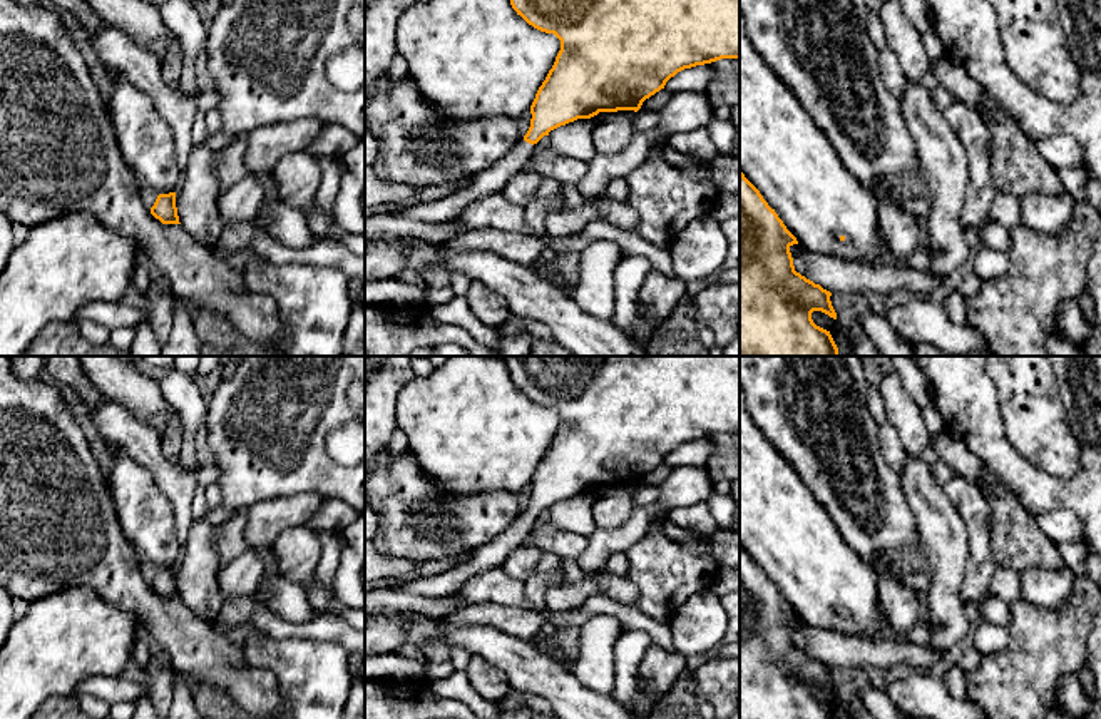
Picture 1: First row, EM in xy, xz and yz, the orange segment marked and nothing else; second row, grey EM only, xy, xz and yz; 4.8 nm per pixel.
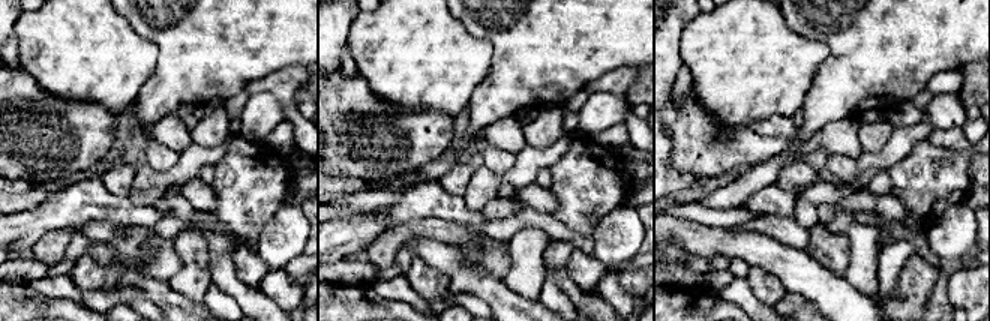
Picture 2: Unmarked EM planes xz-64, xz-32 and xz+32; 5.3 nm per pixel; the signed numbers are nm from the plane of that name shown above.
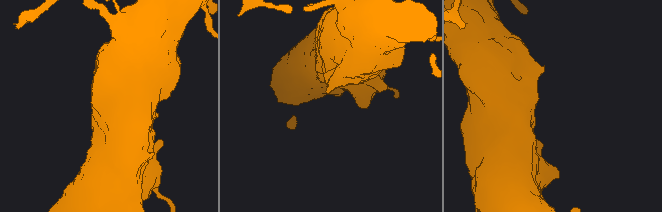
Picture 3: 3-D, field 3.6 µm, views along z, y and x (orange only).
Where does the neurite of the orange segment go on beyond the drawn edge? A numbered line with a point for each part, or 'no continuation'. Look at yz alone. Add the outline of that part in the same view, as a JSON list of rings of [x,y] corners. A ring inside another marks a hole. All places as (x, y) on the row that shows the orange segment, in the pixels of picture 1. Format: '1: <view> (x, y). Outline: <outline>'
no continuation

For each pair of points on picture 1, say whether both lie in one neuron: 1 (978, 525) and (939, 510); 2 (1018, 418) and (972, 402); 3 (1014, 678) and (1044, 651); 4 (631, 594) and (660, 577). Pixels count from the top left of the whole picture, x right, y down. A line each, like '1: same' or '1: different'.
1: different
2: different
3: same
4: different

